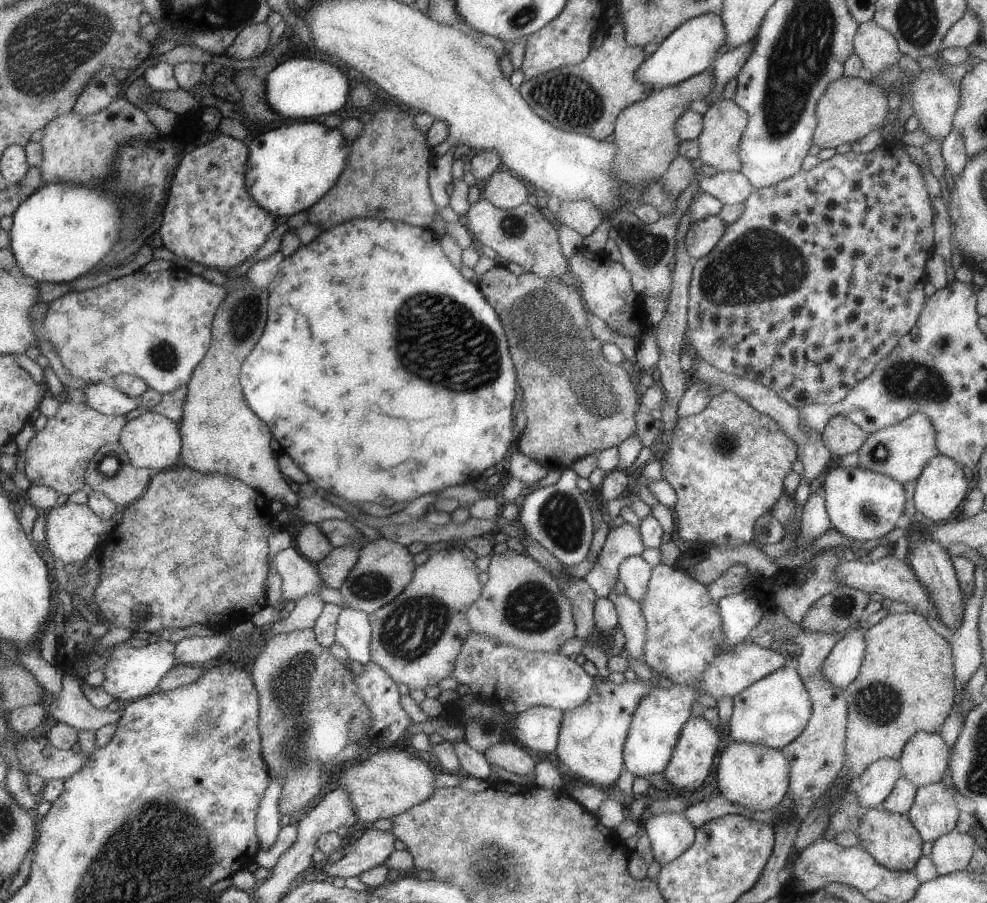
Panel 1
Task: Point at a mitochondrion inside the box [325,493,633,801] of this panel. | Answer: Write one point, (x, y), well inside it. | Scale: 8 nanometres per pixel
(411, 630)

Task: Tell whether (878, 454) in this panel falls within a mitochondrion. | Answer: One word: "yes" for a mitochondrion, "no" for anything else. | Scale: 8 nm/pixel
yes

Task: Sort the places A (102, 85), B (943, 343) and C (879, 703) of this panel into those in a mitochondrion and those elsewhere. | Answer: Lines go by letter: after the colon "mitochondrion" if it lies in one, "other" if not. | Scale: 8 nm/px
A: mitochondrion
B: other
C: mitochondrion

